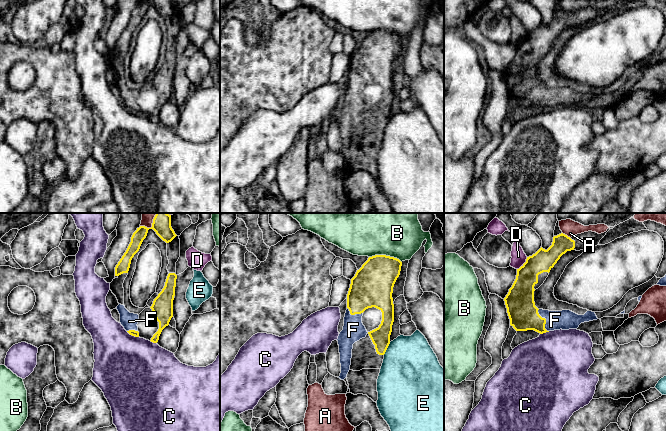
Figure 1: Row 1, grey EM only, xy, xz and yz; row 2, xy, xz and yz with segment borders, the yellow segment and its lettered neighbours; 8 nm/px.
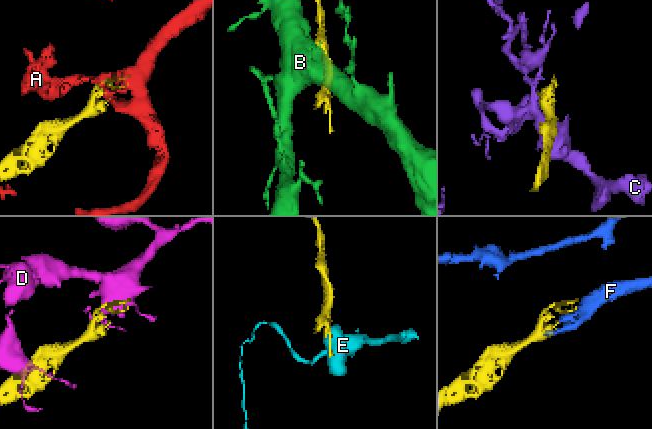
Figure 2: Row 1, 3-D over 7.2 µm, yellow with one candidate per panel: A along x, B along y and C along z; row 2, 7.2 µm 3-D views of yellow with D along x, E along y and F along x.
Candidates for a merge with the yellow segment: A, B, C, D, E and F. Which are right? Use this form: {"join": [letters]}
{"join": ["F"]}

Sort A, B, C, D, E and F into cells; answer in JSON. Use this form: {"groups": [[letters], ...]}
{"groups": [["A"], ["B"], ["C"], ["D"], ["E"], ["F"]]}

